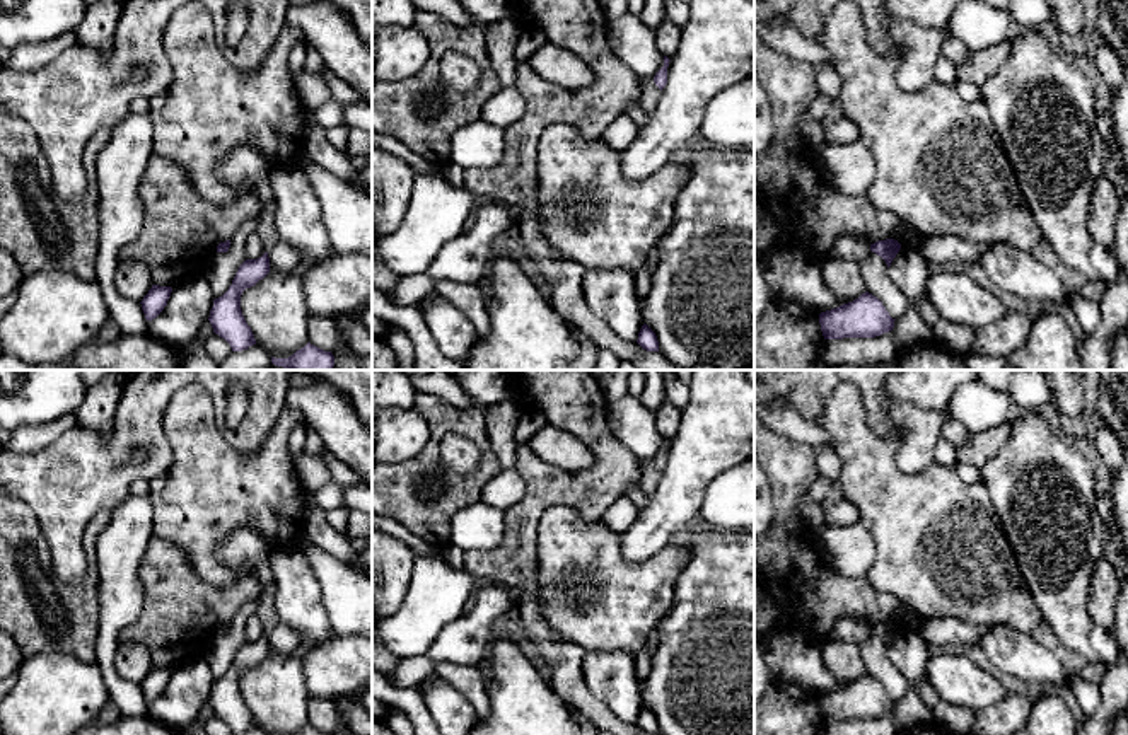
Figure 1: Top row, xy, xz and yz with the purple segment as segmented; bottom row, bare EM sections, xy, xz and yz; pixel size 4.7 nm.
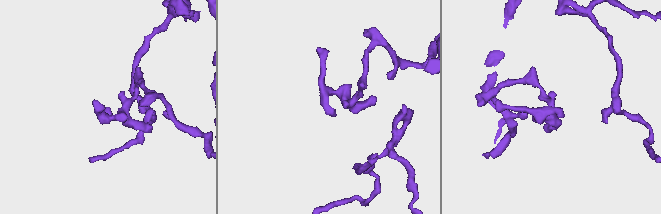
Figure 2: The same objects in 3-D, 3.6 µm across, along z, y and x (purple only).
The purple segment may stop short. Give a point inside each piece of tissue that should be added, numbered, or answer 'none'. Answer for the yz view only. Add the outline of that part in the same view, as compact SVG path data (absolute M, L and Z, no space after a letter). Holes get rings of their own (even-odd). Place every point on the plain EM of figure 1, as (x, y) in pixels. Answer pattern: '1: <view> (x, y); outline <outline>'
none

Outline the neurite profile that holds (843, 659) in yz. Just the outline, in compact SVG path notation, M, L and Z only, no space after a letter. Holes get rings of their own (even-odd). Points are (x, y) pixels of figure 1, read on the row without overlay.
M823 640L821 657L826 668L845 684L853 684L865 675L860 645L841 640Z

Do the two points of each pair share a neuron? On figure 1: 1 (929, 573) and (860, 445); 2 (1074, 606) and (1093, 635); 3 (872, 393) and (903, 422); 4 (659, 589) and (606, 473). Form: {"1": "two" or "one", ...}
{"1": "one", "2": "one", "3": "one", "4": "two"}

